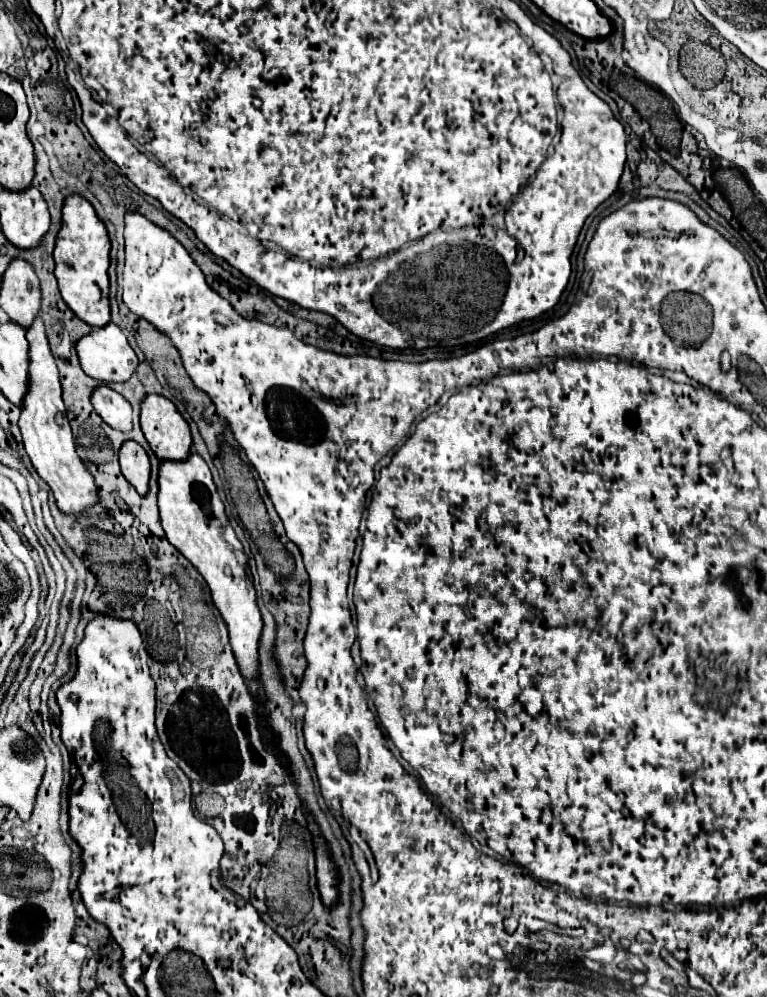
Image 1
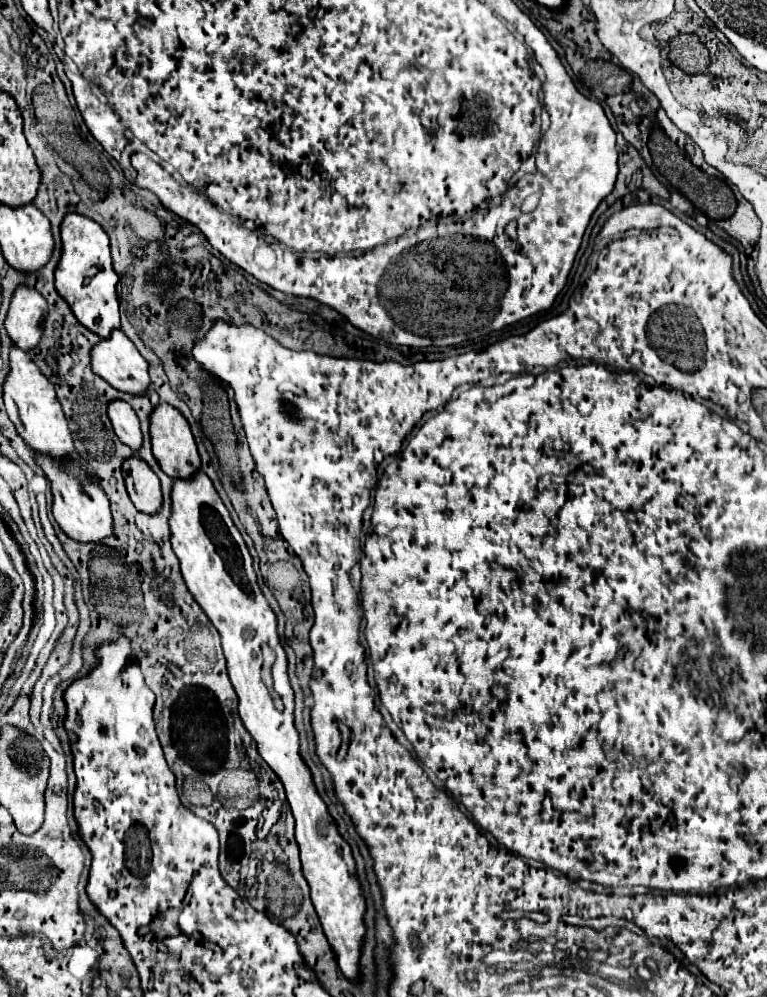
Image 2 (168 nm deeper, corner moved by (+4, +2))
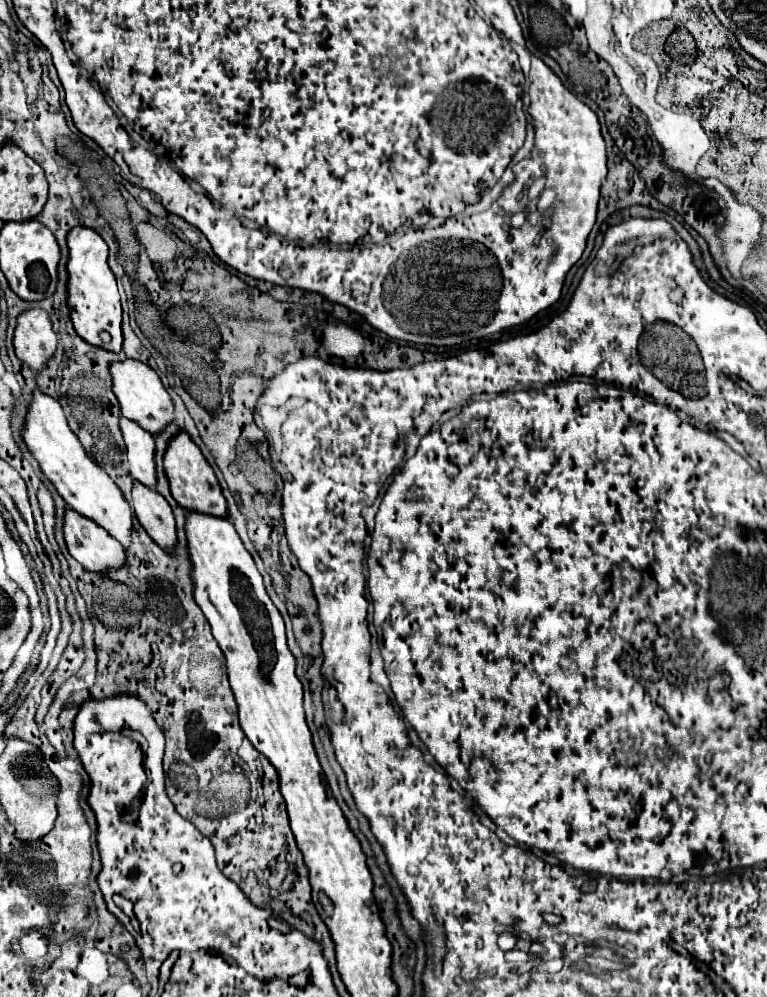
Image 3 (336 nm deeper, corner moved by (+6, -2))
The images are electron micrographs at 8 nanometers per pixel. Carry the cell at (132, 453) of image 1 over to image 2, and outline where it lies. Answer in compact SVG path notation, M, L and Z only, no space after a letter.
M128 457L122 463L122 475L136 509L144 513L156 513L162 503L162 491L160 479L148 467L148 463L138 457Z

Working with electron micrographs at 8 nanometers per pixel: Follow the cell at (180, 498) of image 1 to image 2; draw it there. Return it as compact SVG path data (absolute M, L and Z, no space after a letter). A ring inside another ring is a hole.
M202 469L196 471L196 475L192 475L192 479L174 479L174 483L172 483L172 513L168 517L168 525L170 525L170 543L172 543L176 557L180 559L180 569L182 569L184 581L188 585L188 591L194 595L196 603L204 609L204 613L208 615L208 619L212 621L212 625L218 629L218 633L222 637L222 649L224 649L226 663L228 663L228 675L230 675L230 681L232 681L232 685L238 693L238 699L240 699L240 705L238 705L240 719L242 719L244 727L248 729L248 733L254 737L260 757L272 767L272 771L278 775L278 779L284 785L288 805L290 805L292 815L296 819L296 843L300 847L302 871L304 871L304 877L310 885L312 903L314 903L316 913L320 917L322 929L328 937L328 943L332 945L332 949L336 953L338 967L342 969L342 973L348 979L356 981L360 947L362 947L362 939L364 939L362 917L364 917L366 903L364 903L358 879L354 877L354 859L352 859L350 845L336 831L336 823L328 815L324 801L316 793L316 787L312 783L312 775L310 775L308 767L304 765L302 757L298 755L298 733L294 729L294 715L292 715L294 693L292 693L292 687L290 687L290 681L288 681L288 675L286 675L286 653L284 653L284 649L280 647L280 641L278 641L276 617L274 617L272 609L268 607L268 603L266 603L266 599L264 599L264 595L262 595L262 591L256 583L256 575L254 575L254 569L252 569L252 557L248 553L248 547L246 547L240 531L232 523L230 513L224 507L222 499L218 497L210 477ZM266 649L272 649L276 659L272 661L272 665L264 673L264 651Z

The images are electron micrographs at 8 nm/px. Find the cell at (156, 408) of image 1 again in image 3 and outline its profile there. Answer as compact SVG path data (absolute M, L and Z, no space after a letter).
M178 433L166 451L164 457L164 467L166 475L170 481L170 491L172 497L186 509L186 511L198 511L204 515L214 515L214 517L228 517L228 505L222 495L222 487L212 471L212 467L206 463L204 455L200 453L198 445L188 437L188 433Z

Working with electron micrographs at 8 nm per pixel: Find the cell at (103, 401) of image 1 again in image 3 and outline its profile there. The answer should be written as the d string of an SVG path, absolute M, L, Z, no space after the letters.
M120 419L120 429L126 441L126 451L128 451L128 469L130 475L154 489L156 487L156 445L154 439L148 431L142 431L142 427L138 427L136 423L132 423L130 419Z

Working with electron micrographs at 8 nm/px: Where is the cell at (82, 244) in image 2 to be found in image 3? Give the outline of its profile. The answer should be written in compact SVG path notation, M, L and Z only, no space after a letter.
M74 227L68 235L68 247L70 247L70 261L68 261L68 303L70 303L70 313L72 313L72 323L76 333L86 339L86 343L94 347L102 347L112 353L122 351L122 309L120 309L120 295L116 289L116 277L110 271L106 259L108 259L108 245L104 239L88 227Z

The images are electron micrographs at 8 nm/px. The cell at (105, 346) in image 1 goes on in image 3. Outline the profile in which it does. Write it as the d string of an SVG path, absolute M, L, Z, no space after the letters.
M126 359L110 365L110 373L114 379L114 393L120 401L122 415L134 423L138 423L150 435L162 433L174 421L174 403L168 391L164 389L156 371L152 371L146 363L136 359Z

